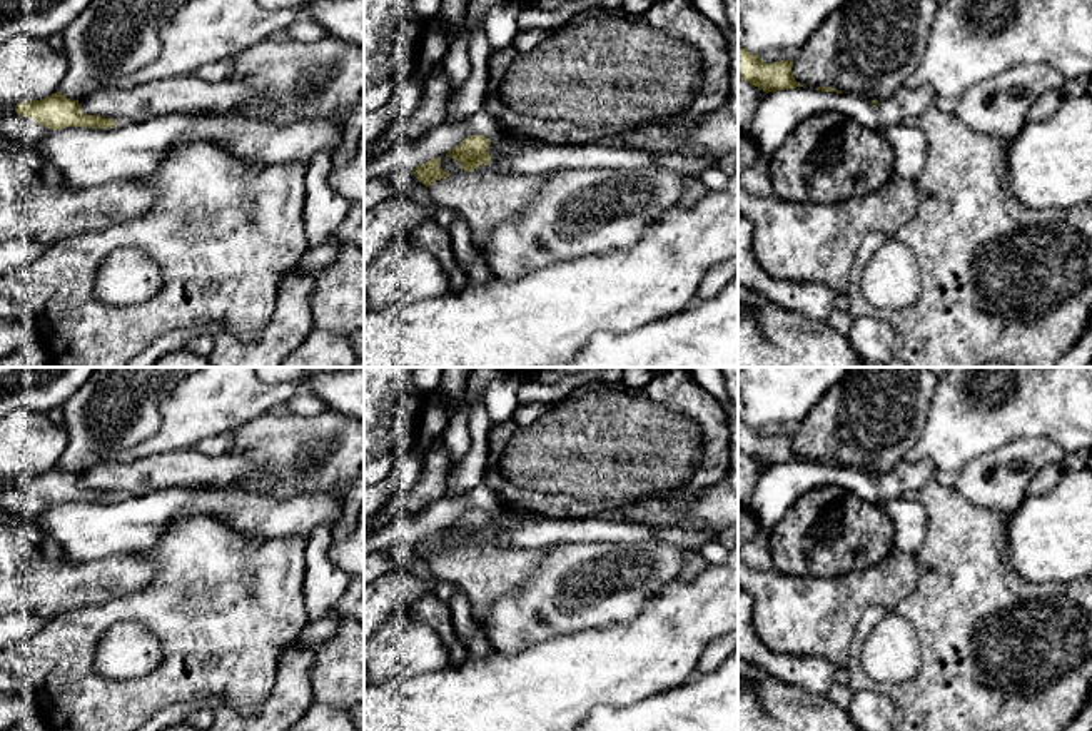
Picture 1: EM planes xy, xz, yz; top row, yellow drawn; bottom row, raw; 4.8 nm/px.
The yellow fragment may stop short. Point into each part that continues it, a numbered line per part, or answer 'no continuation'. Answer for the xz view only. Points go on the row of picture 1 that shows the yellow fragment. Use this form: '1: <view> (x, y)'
1: xz (485, 197)

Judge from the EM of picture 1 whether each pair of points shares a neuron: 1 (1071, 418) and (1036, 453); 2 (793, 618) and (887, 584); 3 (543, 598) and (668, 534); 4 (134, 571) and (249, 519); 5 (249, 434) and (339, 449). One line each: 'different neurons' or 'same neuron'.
1: different neurons
2: same neuron
3: different neurons
4: different neurons
5: same neuron

